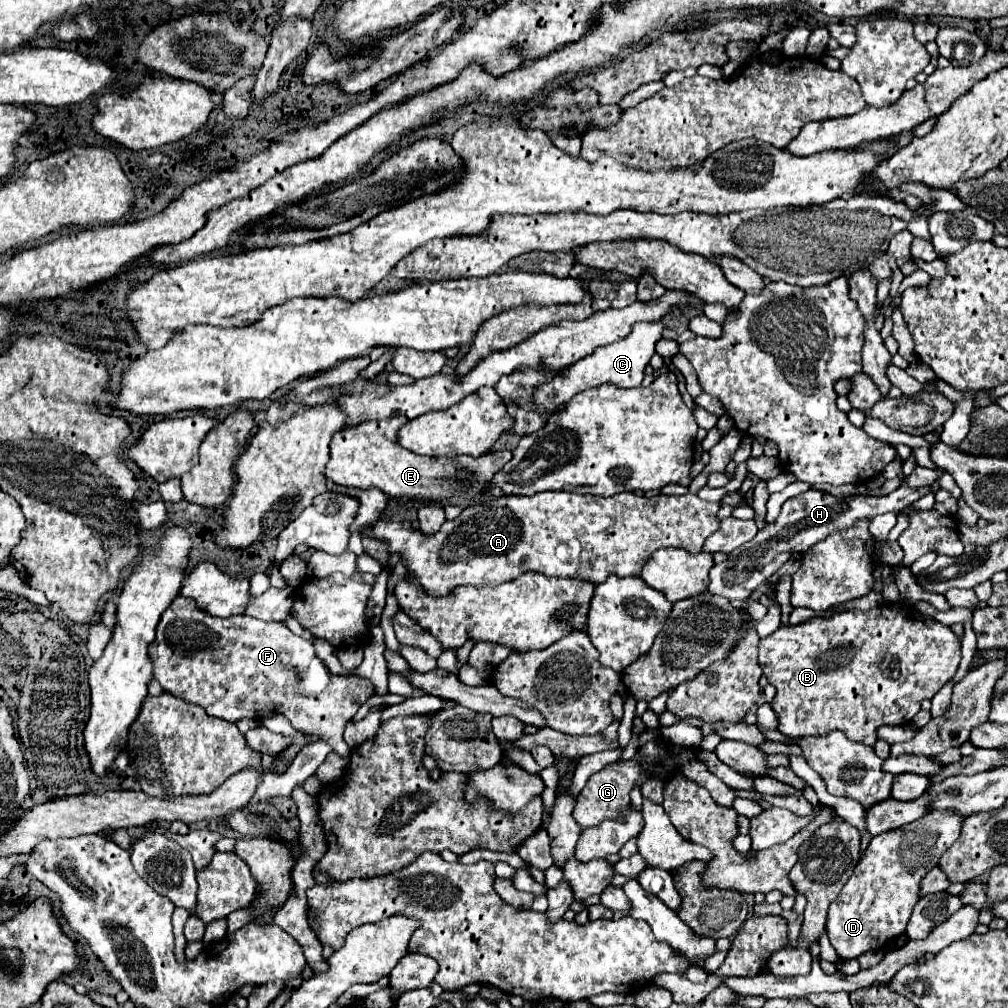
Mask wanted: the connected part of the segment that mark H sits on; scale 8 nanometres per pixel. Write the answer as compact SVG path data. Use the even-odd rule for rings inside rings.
M931 485L925 487L899 487L893 493L885 497L875 497L875 495L847 495L847 497L835 497L831 493L819 491L819 489L809 489L797 497L791 497L783 503L783 509L779 513L779 519L775 523L767 523L751 541L745 545L737 547L735 551L729 553L729 559L723 563L717 563L711 573L709 573L709 591L713 595L727 597L729 601L739 601L743 603L757 585L767 581L773 573L779 571L779 567L791 559L791 553L805 553L811 549L817 541L823 541L835 531L843 531L853 527L857 519L873 519L881 513L887 511L901 511L903 507L915 503L923 495L933 493Z

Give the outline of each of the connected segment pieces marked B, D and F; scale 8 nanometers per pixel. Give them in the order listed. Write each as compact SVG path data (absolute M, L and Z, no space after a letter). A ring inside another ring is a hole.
M883 603L871 611L847 611L837 613L831 617L811 617L799 625L779 625L777 631L763 637L759 641L759 667L763 669L763 675L767 681L777 689L775 699L771 701L771 707L775 709L779 717L779 731L785 735L827 735L829 731L843 731L851 741L861 741L865 745L875 745L877 741L877 727L879 725L907 725L915 713L921 709L923 699L931 699L949 679L953 679L957 667L961 661L961 643L953 635L953 631L947 625L941 625L933 617L921 615L911 603Z
M927 813L909 825L897 827L893 831L881 833L881 835L871 839L869 847L865 849L861 861L857 863L857 867L851 875L851 879L845 883L839 897L829 907L827 935L829 935L829 941L841 959L855 959L861 953L879 951L891 939L905 933L911 911L919 901L921 879L925 877L925 873L929 873L929 869L937 867L937 861L941 859L941 855L957 841L959 831L961 831L961 821L963 819L957 817L955 813Z
M177 595L167 611L161 615L161 621L157 625L157 639L149 647L149 657L155 665L155 679L167 693L203 707L209 715L235 723L243 717L263 719L281 713L291 721L295 729L301 729L307 735L317 735L319 741L331 745L331 751L341 757L347 757L351 751L349 745L343 741L345 725L351 721L357 709L375 695L373 683L359 675L331 675L321 689L315 689L311 677L315 665L313 645L291 633L283 621L267 623L249 615L219 619L199 609L193 599L183 595Z

